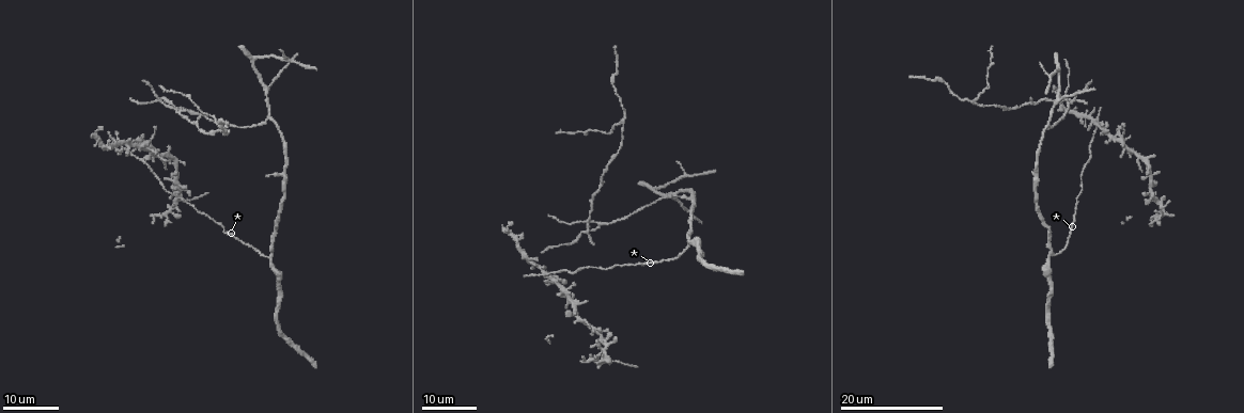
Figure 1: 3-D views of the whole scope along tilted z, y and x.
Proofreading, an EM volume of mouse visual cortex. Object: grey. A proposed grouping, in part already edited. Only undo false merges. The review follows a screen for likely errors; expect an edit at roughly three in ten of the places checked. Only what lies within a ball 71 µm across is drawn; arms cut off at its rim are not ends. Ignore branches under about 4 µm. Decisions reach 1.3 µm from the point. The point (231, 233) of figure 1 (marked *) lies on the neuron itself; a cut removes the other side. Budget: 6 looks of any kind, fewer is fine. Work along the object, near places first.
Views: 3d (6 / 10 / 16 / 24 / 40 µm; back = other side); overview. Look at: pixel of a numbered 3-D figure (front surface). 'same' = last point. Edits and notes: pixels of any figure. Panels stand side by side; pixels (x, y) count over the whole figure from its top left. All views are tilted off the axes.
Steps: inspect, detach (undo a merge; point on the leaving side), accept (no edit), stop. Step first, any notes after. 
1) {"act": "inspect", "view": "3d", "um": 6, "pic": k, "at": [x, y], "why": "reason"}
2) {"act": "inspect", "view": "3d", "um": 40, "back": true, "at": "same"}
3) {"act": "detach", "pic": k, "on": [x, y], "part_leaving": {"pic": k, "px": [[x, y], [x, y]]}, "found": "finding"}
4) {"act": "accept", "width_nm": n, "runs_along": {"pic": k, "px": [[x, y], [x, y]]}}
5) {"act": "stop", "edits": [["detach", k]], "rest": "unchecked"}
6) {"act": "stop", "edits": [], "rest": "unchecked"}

{"act": "inspect", "view": "3d", "um": 24, "pic": 1, "at": [1057, 97], "why": "thin arm on a thick one"}

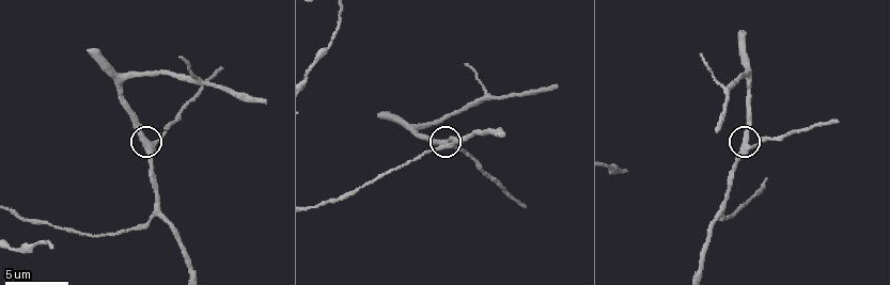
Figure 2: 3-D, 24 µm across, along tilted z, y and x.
{"act": "inspect", "view": "3d", "um": 10, "pic": 2, "at": [150, 144]}

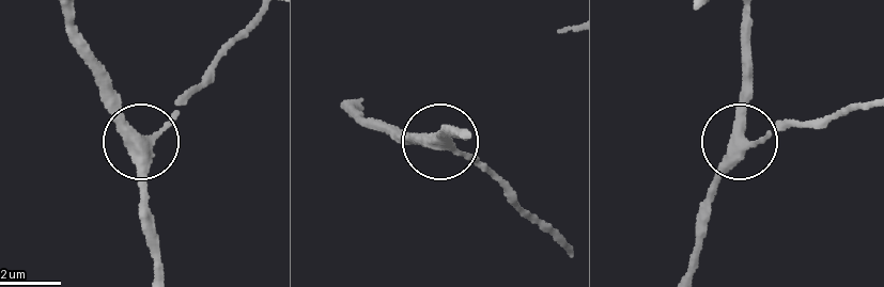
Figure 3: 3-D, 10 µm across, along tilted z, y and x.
{"act": "inspect", "view": "3d", "um": 6, "pic": 3, "at": [742, 143]}

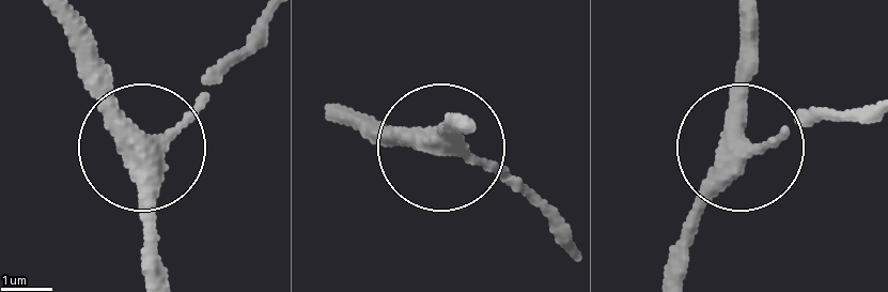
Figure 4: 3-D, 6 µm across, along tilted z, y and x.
{"act": "accept", "width_nm": 330, "runs_along": {"pic": 4, "px": [[152, 270], [151, 158], [224, 59]]}, "found": "all the same neuron"}

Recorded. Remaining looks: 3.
{"act": "inspect", "view": "3d", "um": 16, "pic": 2, "at": [155, 214], "why": "three arms meet"}

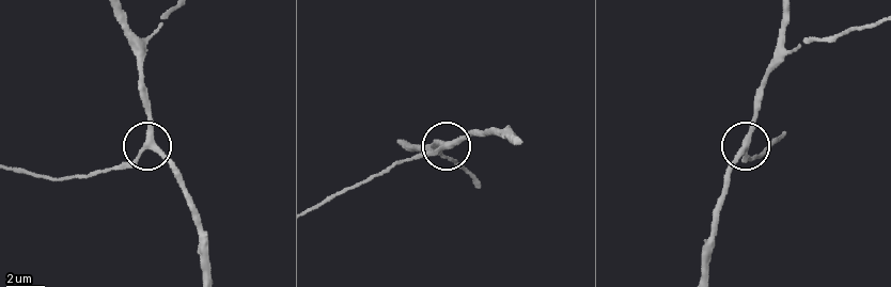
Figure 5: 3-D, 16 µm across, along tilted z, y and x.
{"act": "accept", "arms": 3, "found": "all the same neuron"}

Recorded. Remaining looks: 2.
{"act": "inspect", "view": "3d", "um": 16, "pic": 1, "at": [269, 257], "why": "branch point"}

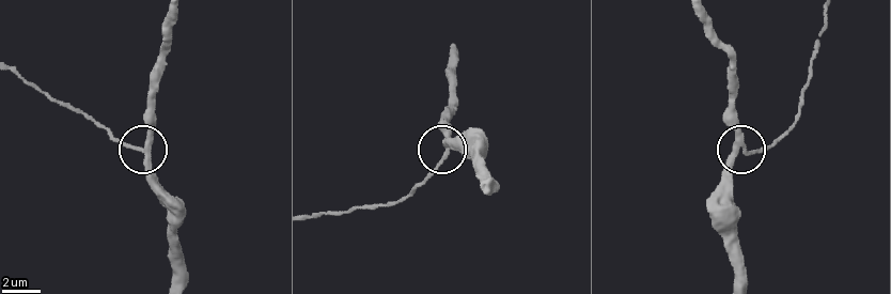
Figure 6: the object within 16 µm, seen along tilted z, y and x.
{"act": "inspect", "view": "3d", "um": 10, "pic": 6, "at": [145, 151]}

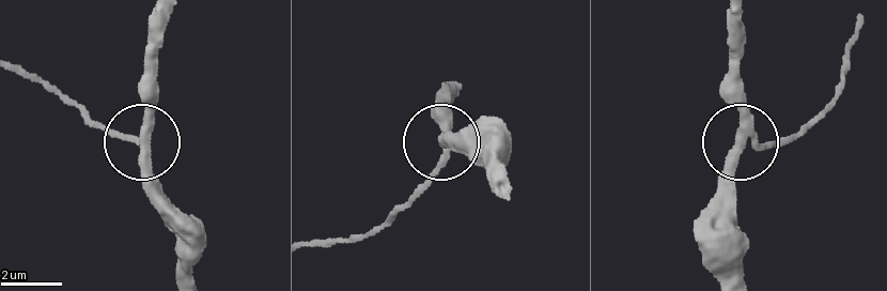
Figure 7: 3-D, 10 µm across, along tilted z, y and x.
{"act": "accept", "side_arm_um": 25, "arms": 3, "found": "one neuron here"}

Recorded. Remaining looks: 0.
{"act": "stop", "edits": [], "rest": "unchecked"}

